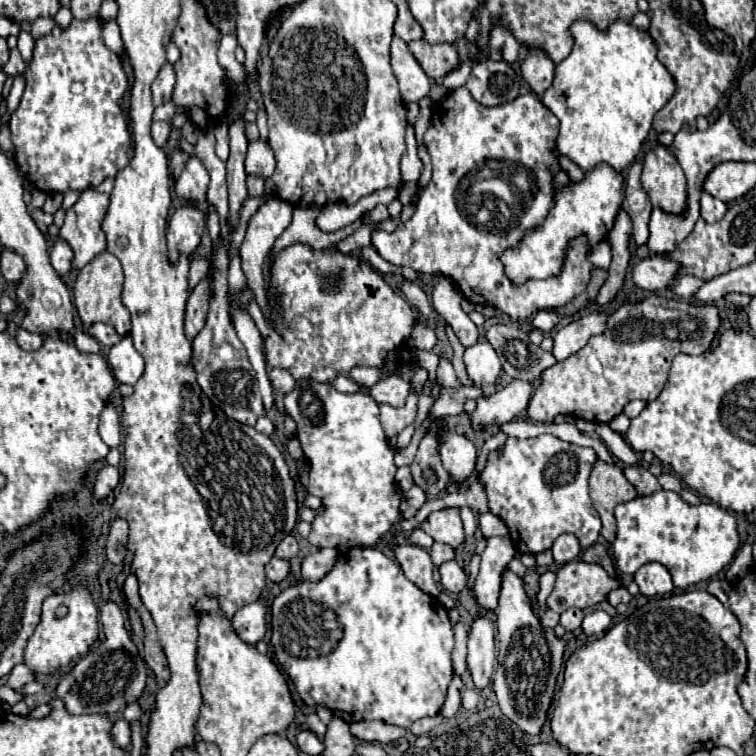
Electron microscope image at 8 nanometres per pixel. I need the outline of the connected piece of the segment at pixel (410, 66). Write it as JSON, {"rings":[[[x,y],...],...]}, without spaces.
{"rings":[[[394,36],[392,40],[392,70],[404,102],[418,102],[428,96],[432,80],[412,56],[408,42],[400,40],[400,36]]]}

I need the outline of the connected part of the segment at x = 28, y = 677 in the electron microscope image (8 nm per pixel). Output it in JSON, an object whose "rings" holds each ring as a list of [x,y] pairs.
{"rings":[[[18,664],[18,666],[10,672],[8,686],[14,688],[14,690],[18,690],[18,688],[22,688],[24,684],[28,684],[28,682],[32,682],[32,680],[34,680],[34,674],[32,674],[24,664]]]}

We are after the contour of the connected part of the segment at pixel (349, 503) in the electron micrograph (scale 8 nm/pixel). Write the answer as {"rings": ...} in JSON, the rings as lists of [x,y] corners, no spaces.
{"rings":[[[298,380],[296,388],[284,396],[286,412],[294,418],[298,426],[298,440],[310,462],[308,476],[308,494],[314,494],[322,500],[324,512],[316,514],[312,522],[312,532],[308,542],[316,548],[338,548],[348,550],[356,546],[374,546],[400,518],[402,492],[394,480],[394,448],[388,444],[384,428],[378,420],[378,404],[364,392],[342,394],[330,384],[320,384],[314,380]]]}

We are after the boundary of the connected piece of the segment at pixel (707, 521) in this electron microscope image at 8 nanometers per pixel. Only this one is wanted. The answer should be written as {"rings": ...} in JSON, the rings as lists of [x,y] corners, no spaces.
{"rings":[[[654,492],[622,502],[614,508],[618,522],[616,540],[612,542],[612,558],[620,572],[634,574],[640,566],[658,562],[672,572],[676,588],[710,580],[724,566],[728,566],[740,546],[736,518],[718,504],[692,506],[682,500],[678,492]]]}

